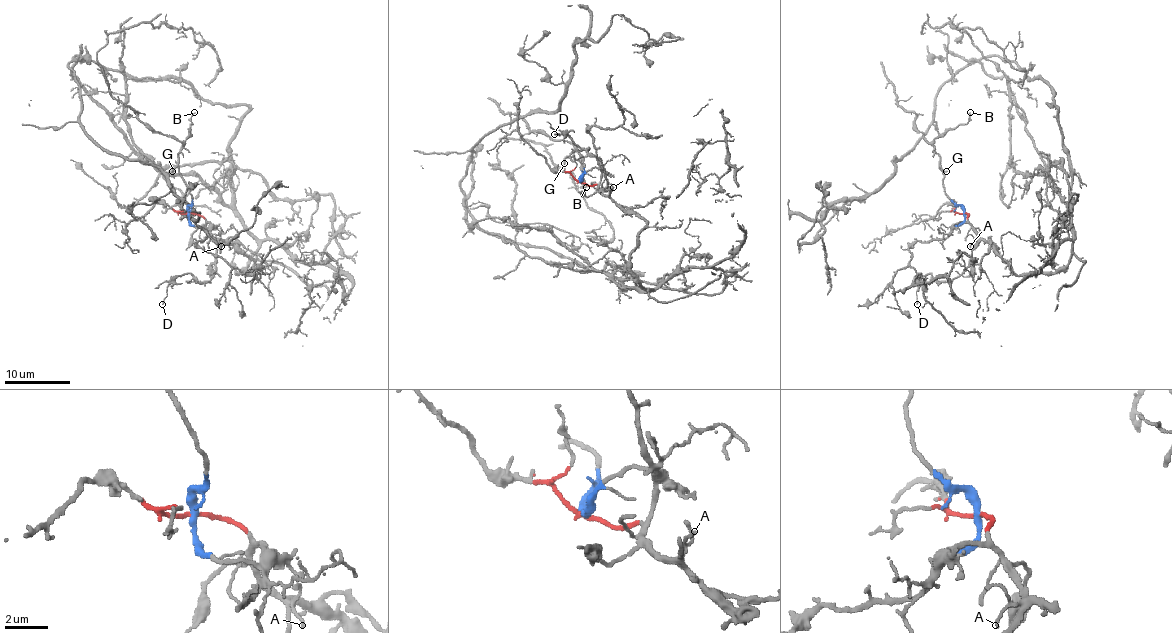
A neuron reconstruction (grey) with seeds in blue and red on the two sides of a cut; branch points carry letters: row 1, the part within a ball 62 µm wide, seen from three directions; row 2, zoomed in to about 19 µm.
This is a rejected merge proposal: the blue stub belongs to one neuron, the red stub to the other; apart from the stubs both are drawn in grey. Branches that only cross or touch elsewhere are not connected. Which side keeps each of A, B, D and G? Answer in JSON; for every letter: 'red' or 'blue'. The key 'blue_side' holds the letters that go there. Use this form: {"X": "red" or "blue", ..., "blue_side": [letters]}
{"A": "red", "B": "blue", "D": "red", "G": "blue", "blue_side": ["B", "G"]}

